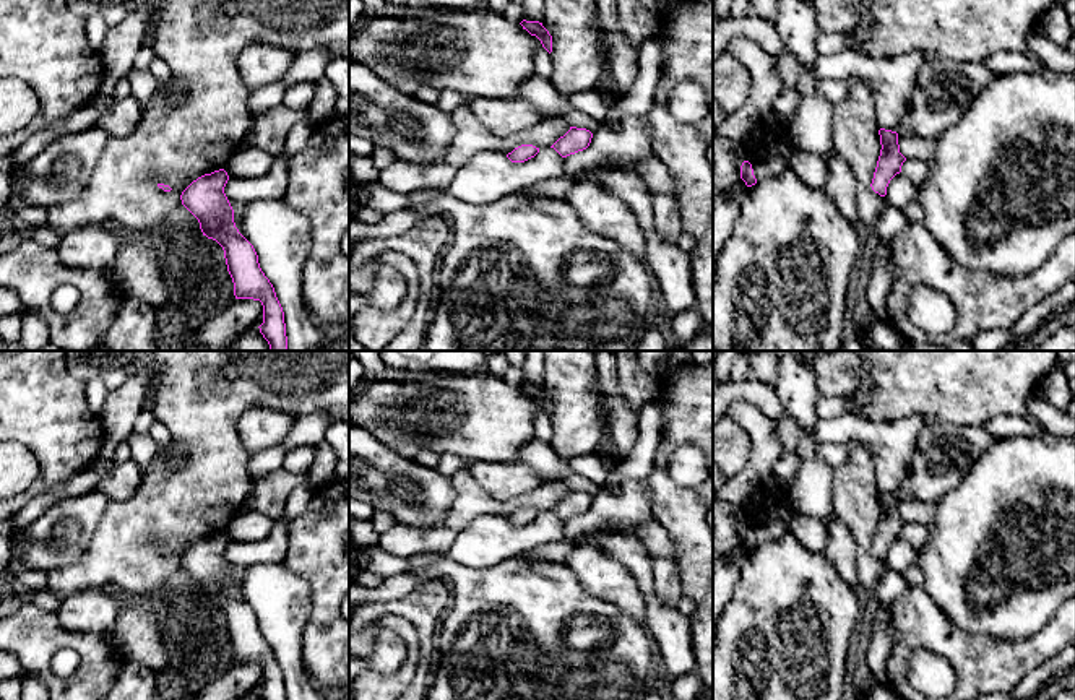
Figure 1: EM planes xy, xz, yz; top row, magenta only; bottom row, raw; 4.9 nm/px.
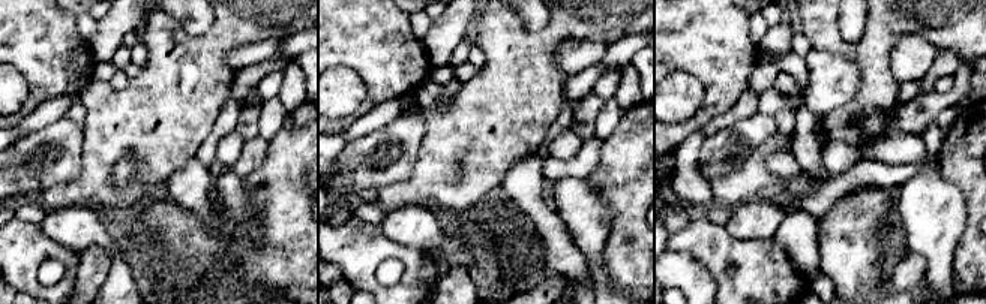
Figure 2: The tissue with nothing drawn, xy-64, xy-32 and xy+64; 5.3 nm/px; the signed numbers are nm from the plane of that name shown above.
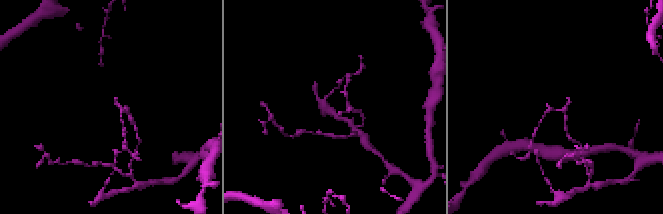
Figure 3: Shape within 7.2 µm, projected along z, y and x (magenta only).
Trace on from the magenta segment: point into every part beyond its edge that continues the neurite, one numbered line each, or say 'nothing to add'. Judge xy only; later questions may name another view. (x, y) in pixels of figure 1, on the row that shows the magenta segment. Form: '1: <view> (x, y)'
nothing to add

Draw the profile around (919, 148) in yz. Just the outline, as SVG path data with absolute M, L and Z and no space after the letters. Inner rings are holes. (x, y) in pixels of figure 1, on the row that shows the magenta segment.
M898 135L900 153L906 159L929 161L934 154L937 140L921 136L901 136Z

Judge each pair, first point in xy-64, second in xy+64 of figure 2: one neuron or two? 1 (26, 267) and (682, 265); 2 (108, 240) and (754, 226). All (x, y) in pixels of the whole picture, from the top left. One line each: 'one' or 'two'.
1: two
2: one

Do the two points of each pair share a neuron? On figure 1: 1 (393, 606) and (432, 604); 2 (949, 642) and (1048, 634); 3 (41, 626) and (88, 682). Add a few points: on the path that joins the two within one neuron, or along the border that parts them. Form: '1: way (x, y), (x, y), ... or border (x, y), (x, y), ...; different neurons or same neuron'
1: way (403, 606), (423, 606); same neuron
2: way (973, 652), (1023, 652); same neuron
3: way (59, 639), (72, 640), (88, 656), (88, 665); same neuron

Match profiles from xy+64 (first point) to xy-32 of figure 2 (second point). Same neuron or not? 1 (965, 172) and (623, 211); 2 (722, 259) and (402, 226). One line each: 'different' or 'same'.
1: same
2: different

